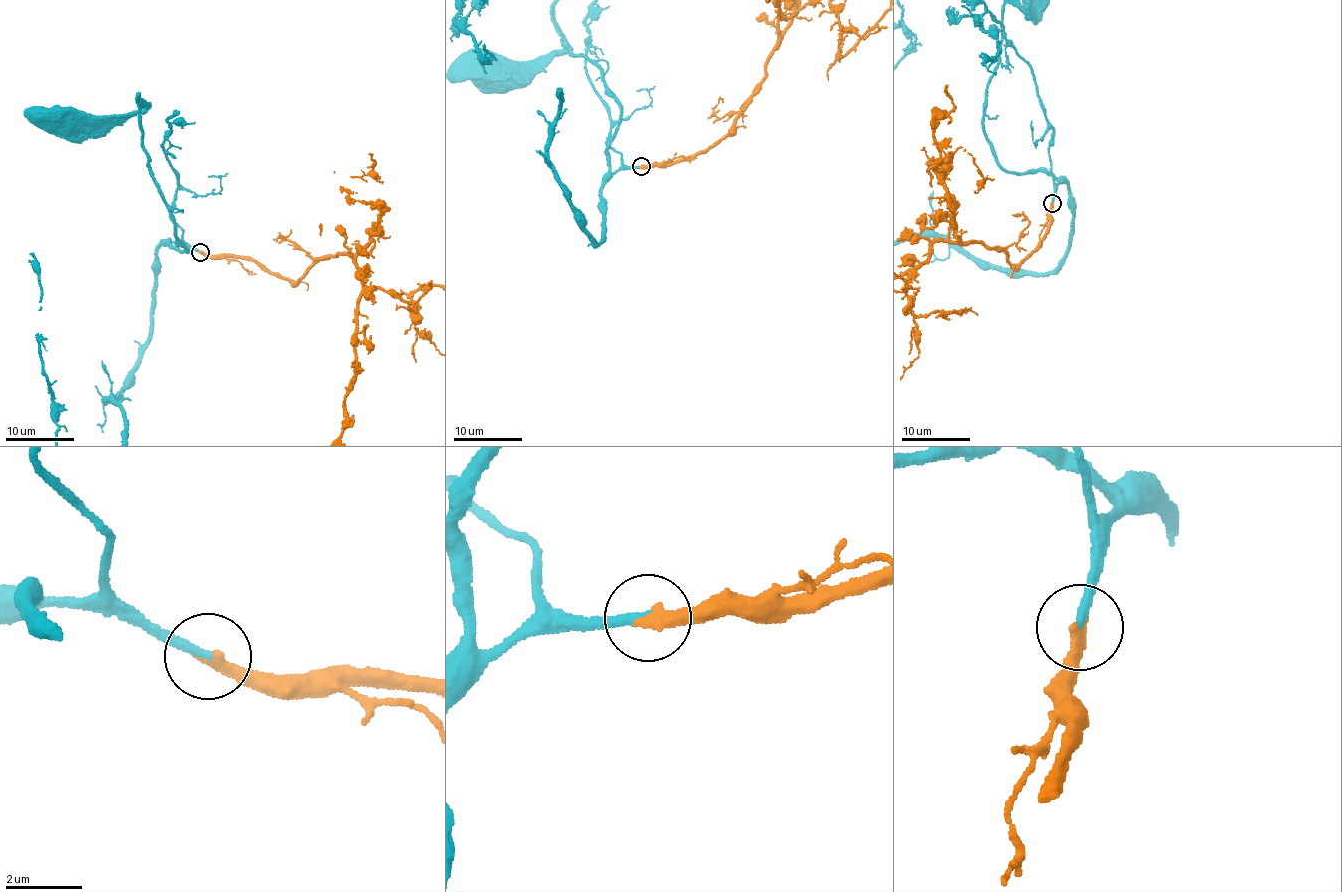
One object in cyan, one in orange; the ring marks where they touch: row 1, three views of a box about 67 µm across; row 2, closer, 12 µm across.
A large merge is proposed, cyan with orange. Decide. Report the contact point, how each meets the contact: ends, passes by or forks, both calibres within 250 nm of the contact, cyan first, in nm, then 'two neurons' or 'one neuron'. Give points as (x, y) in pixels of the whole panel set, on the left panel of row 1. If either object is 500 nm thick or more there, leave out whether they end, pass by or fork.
(200, 252) | cyan ends | orange ends | 240/320 nm | one neuron

